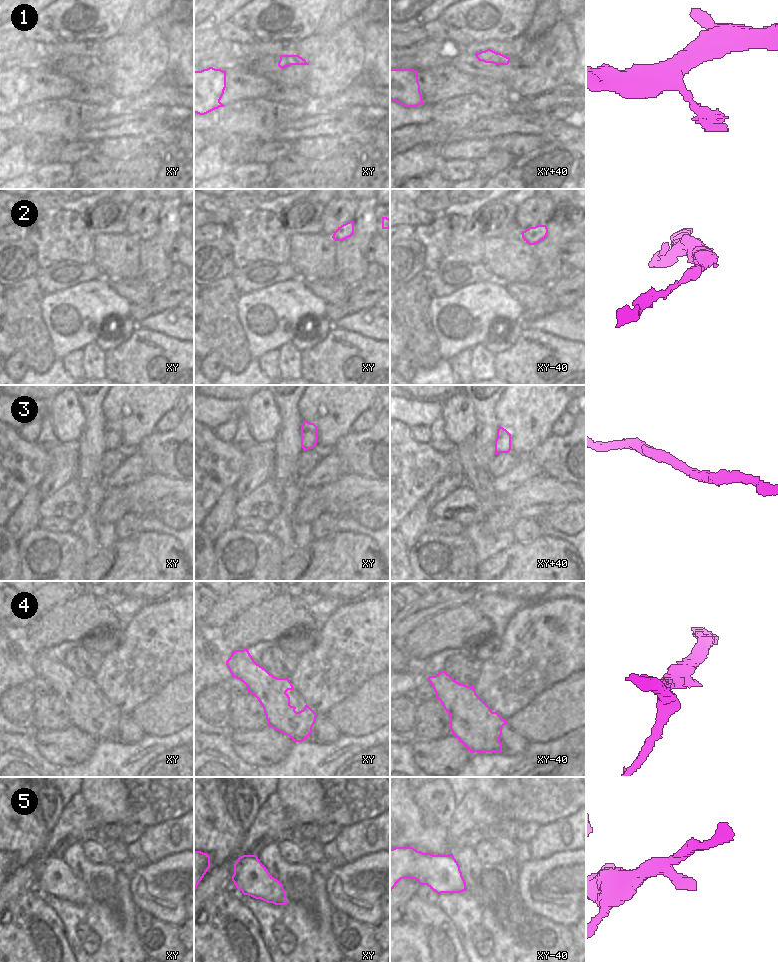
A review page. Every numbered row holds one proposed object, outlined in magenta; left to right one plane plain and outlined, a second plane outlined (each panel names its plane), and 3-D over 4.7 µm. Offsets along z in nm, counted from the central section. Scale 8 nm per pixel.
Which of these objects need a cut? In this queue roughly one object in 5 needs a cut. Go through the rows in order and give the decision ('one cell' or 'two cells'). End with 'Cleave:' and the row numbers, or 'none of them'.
1: one cell
2: one cell
3: one cell
4: one cell
5: one cell
Cleave: none of them

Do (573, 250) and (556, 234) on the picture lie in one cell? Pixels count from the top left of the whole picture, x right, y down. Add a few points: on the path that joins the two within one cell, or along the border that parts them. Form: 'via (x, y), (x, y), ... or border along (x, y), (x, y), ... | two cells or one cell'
border along (575, 238), (562, 248), (560, 254), (562, 261) | two cells

